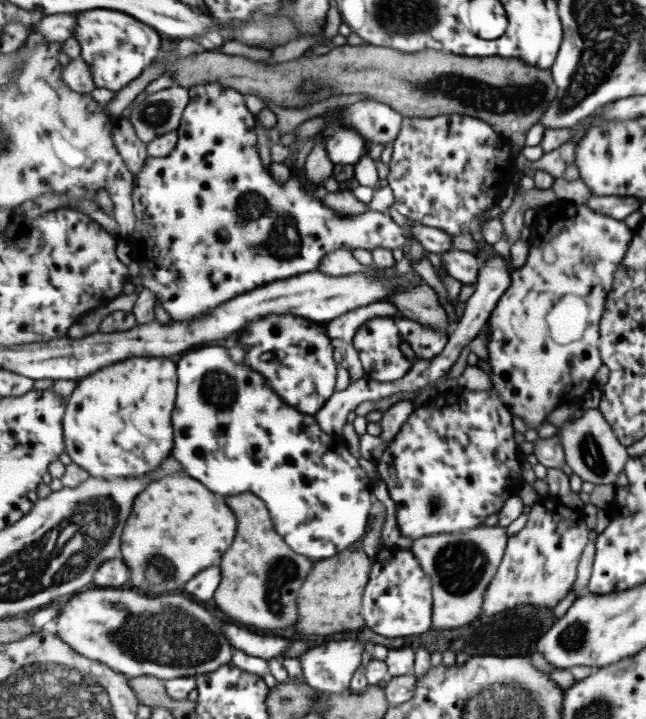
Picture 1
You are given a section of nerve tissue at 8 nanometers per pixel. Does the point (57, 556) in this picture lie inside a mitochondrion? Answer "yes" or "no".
yes

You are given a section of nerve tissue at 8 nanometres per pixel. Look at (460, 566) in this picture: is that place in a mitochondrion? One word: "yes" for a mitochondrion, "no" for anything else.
yes

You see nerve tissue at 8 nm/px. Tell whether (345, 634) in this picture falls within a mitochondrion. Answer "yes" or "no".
no

